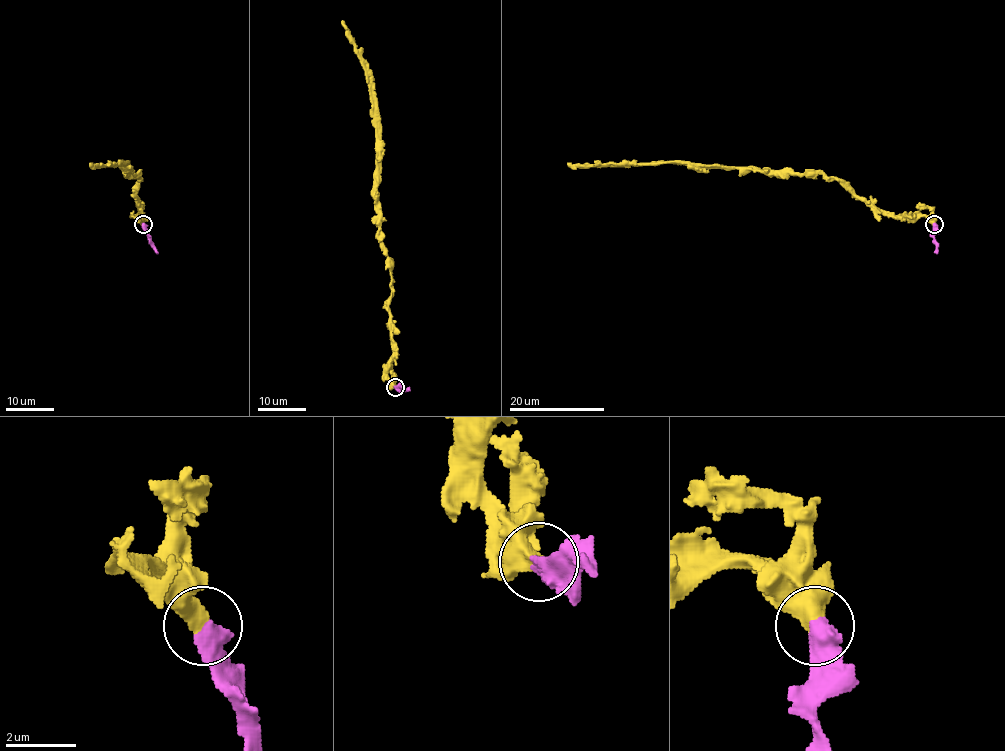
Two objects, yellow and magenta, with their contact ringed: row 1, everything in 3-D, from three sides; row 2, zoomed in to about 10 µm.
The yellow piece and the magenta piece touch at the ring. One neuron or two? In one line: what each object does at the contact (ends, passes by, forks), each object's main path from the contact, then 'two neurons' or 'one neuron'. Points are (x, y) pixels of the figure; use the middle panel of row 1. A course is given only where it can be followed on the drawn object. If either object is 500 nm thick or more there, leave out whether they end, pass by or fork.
yellow via (395, 387), (387, 377), (393, 352), (389, 308), (391, 281), (377, 203), (372, 72), (341, 21) | magenta via (395, 387), (409, 389) | one neuron

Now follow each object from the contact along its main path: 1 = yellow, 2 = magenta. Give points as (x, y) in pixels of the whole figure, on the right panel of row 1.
1: (934, 224), (924, 215), (906, 218), (883, 214), (838, 181), (822, 174), (797, 175), (677, 163), (568, 163)
2: (934, 224), (936, 254)

